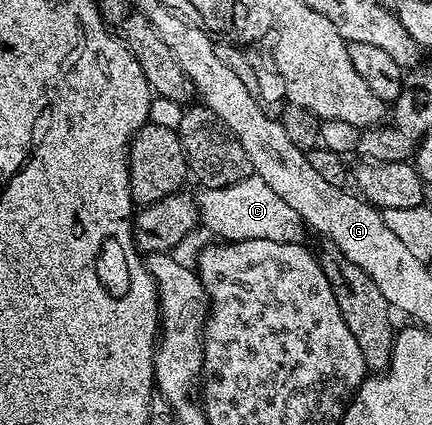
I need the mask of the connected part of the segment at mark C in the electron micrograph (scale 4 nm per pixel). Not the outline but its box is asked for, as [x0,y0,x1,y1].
[196,175,299,242]

